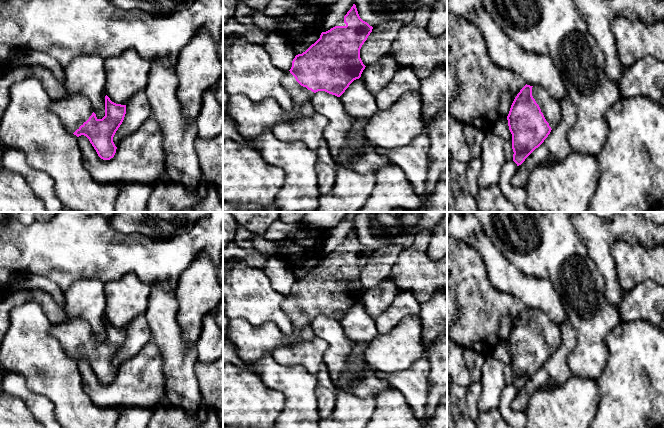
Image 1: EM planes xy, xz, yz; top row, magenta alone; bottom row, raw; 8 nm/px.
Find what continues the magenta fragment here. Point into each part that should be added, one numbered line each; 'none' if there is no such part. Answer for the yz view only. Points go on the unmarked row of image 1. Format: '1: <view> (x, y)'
1: yz (551, 332)

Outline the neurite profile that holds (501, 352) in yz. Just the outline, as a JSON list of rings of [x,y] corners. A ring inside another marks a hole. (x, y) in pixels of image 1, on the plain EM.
[[[501,340],[496,345],[492,356],[495,359],[502,361],[505,365],[512,365],[512,358],[509,354],[507,340]]]

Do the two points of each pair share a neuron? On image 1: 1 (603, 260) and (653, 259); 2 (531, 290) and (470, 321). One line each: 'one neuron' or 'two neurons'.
1: two neurons
2: two neurons

